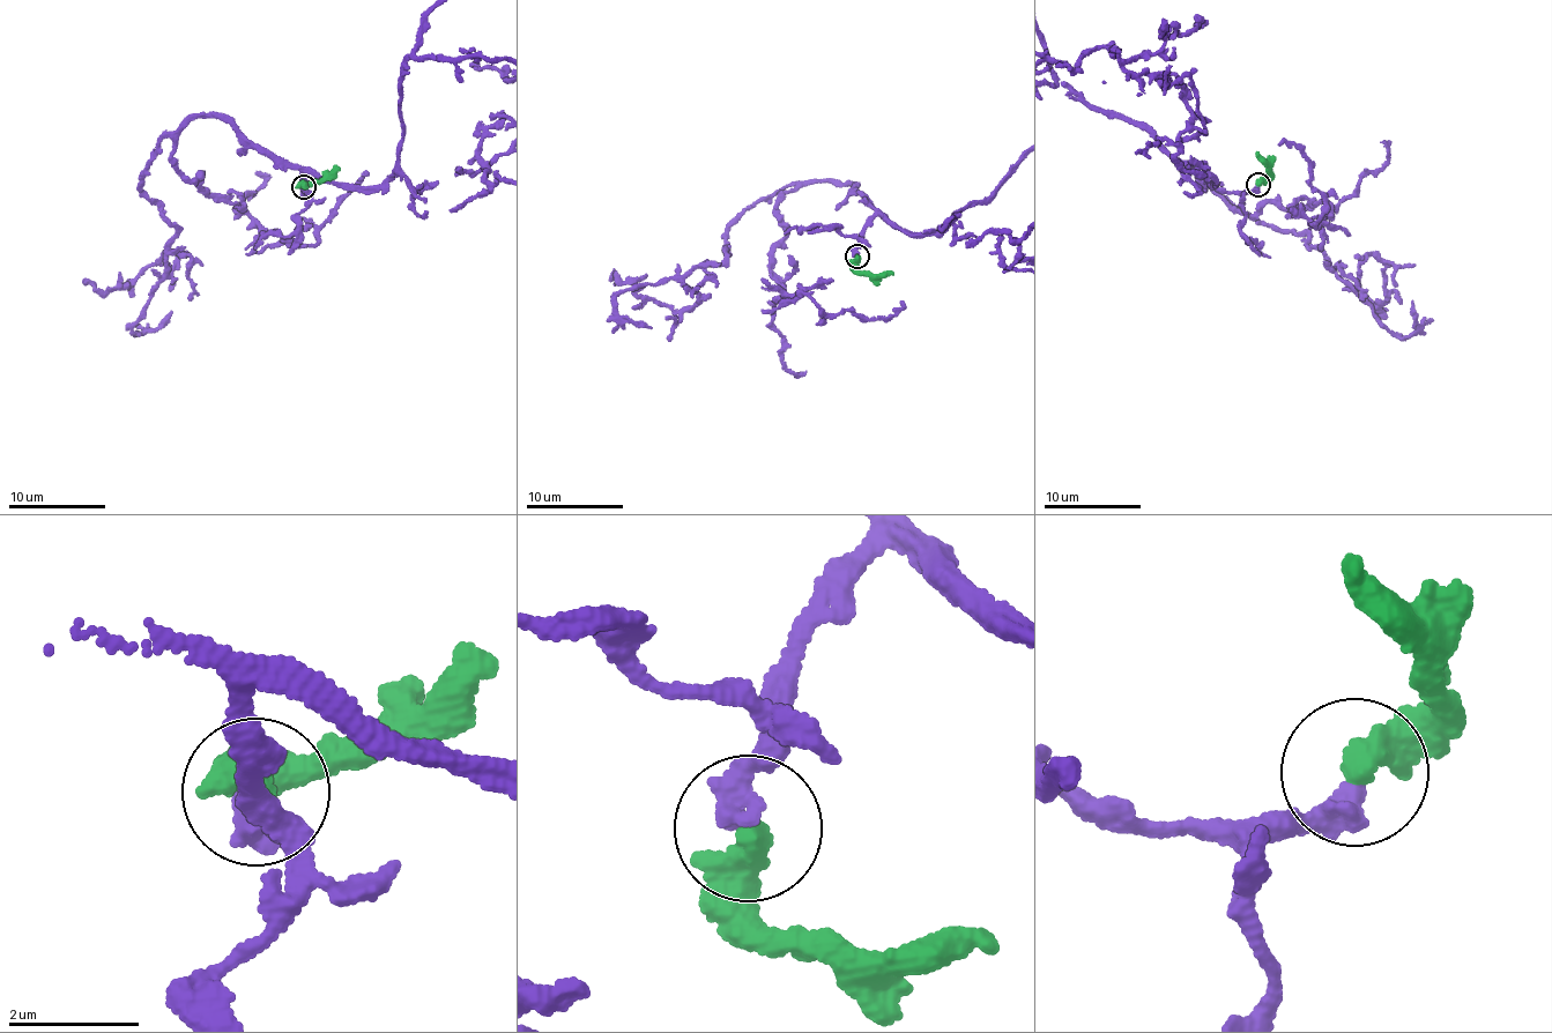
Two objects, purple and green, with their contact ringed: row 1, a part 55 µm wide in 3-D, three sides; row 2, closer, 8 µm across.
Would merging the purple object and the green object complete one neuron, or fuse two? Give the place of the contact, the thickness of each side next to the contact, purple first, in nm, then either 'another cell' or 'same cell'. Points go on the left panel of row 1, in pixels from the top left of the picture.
place (304, 187); calibres 440 and 480 nm; another cell

